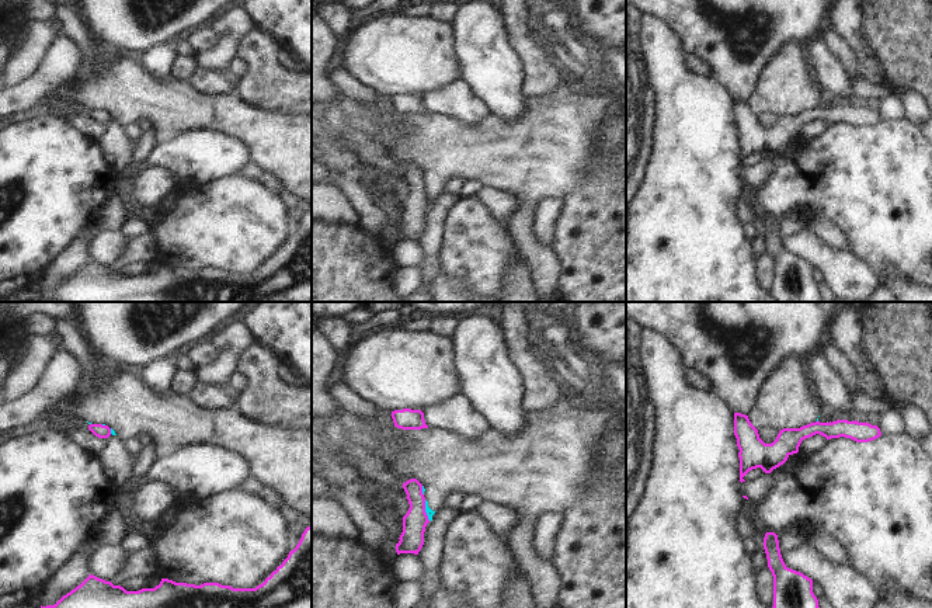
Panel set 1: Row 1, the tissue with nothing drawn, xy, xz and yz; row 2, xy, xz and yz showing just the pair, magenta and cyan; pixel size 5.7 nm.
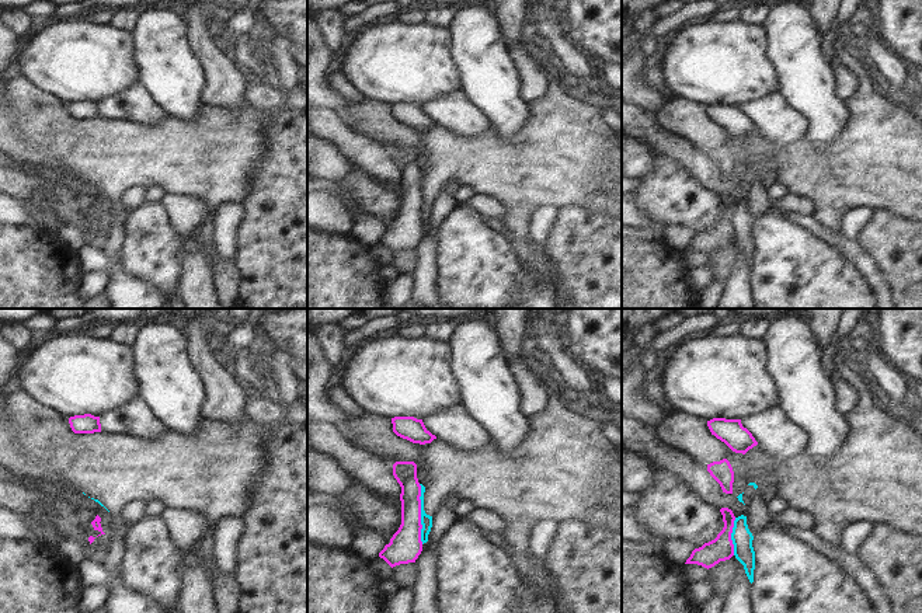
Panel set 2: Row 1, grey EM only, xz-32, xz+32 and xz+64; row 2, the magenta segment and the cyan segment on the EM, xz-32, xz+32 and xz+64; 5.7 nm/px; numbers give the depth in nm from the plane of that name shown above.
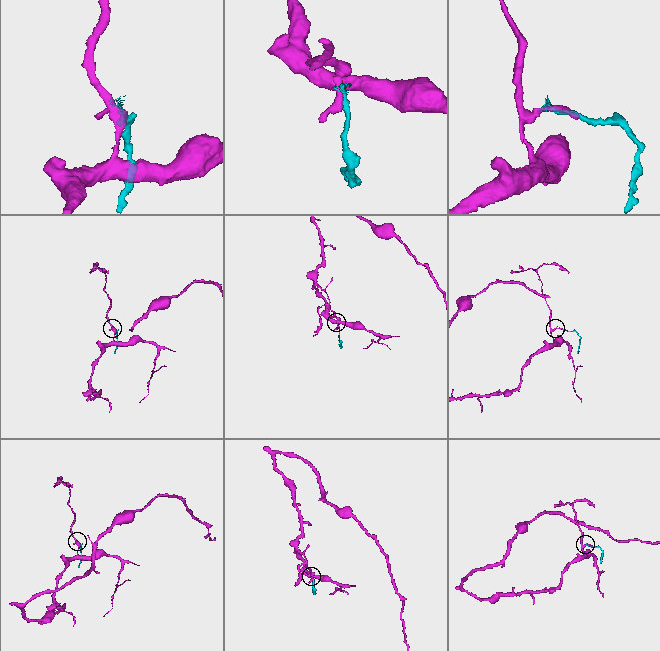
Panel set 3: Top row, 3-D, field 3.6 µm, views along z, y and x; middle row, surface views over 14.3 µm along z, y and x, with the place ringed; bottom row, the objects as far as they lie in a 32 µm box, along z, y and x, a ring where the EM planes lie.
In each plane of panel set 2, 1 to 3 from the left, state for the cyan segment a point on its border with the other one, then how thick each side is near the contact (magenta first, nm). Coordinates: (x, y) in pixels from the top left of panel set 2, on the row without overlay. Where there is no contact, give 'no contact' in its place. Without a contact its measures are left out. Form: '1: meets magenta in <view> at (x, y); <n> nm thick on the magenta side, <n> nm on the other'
1: no contact
2: meets magenta in xz+32 at (420, 199); 180 nm thick on the magenta side, 60 nm on the other
3: meets magenta in xz+64 at (730, 222); 140 nm thick on the magenta side, 120 nm on the other

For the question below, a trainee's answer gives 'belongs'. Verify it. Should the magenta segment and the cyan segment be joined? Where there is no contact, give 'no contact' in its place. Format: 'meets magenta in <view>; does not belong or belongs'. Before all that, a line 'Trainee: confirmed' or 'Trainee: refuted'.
Trainee: refuted
meets magenta in xz; does not belong

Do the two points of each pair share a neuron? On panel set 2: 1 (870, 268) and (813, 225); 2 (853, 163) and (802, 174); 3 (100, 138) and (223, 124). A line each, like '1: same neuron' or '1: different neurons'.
1: same neuron
2: same neuron
3: same neuron

